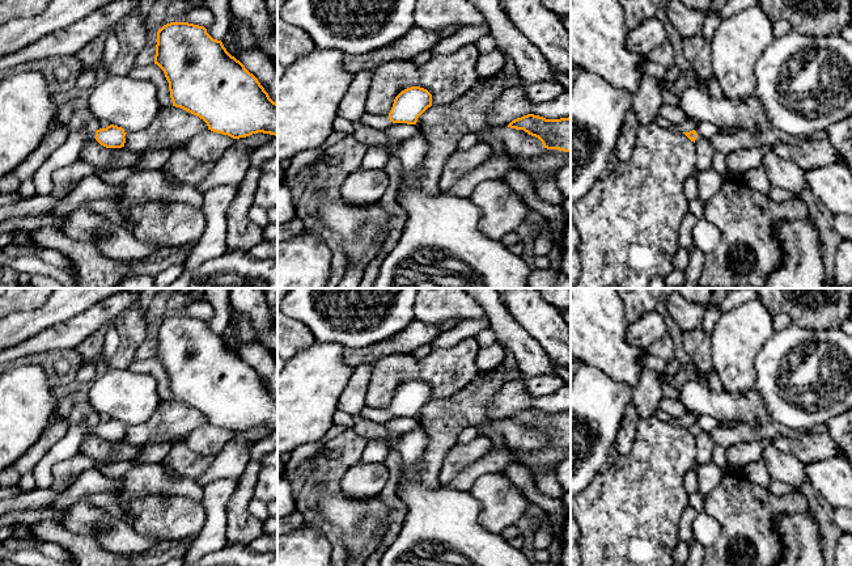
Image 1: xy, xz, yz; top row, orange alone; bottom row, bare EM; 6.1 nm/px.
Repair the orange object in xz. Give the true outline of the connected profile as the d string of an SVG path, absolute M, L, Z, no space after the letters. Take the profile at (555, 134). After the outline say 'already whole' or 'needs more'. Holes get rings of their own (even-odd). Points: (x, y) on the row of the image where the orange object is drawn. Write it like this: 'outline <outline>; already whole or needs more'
outline M527 114L512 121L508 127L524 130L529 135L538 138L547 149L571 152L571 117L546 119Z; already whole

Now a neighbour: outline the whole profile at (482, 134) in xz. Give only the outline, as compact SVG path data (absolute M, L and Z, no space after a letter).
M488 126L484 127L484 128L482 128L482 130L479 130L479 131L476 132L479 140L489 144L495 151L500 151L500 149L503 148L501 142L499 142L499 140L495 139L495 138L488 136L488 135L487 135L487 128L488 128Z

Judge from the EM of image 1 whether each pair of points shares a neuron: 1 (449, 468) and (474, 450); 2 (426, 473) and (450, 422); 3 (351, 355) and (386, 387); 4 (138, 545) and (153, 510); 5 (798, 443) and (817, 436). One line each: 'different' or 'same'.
1: same
2: same
3: different
4: different
5: same

